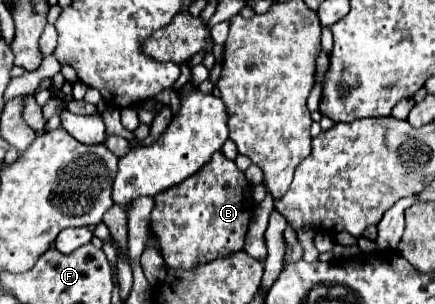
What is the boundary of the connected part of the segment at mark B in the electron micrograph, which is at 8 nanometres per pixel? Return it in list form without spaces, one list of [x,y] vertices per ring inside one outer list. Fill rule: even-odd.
[[[218,151],[206,169],[200,169],[194,177],[182,181],[182,185],[174,185],[166,189],[166,193],[154,197],[150,229],[168,267],[194,269],[194,265],[204,265],[240,251],[244,247],[252,211],[250,183],[236,163]]]

